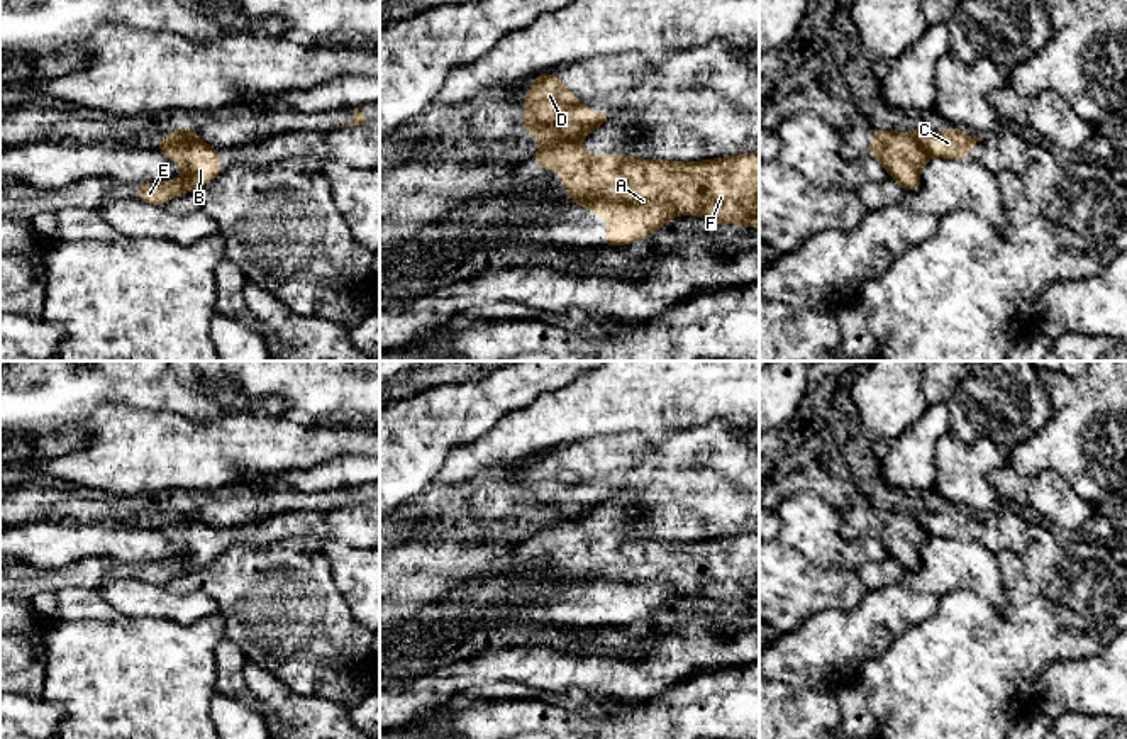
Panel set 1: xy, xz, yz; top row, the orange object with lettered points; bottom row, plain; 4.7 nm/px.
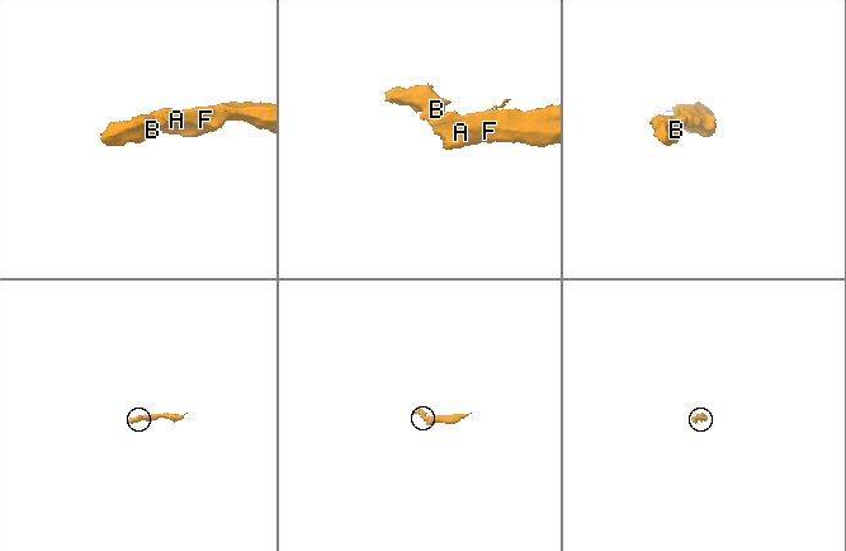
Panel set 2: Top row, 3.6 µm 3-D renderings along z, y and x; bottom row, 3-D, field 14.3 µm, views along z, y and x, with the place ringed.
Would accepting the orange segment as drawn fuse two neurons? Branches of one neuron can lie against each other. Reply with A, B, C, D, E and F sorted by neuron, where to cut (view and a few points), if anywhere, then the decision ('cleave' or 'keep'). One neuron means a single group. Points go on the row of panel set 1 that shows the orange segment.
A C F / B D E; cut in xz along (578, 141), (541, 143); cleave

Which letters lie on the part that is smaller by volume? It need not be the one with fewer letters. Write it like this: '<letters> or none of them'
B, D, E

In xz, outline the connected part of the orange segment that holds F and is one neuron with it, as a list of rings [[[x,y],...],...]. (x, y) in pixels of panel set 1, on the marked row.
[[[554,141],[541,142],[534,164],[558,171],[571,205],[608,219],[602,246],[644,239],[675,215],[759,227],[759,153],[680,163],[597,158],[576,141]]]

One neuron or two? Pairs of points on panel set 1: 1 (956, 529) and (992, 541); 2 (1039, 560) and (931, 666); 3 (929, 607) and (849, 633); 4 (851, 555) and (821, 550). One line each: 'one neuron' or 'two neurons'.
1: one neuron
2: one neuron
3: one neuron
4: one neuron

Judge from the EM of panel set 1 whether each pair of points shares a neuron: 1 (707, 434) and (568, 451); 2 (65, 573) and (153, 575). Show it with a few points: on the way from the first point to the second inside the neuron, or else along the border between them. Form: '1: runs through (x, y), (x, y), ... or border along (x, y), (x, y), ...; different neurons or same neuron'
1: runs through (673, 455), (602, 456); same neuron
2: runs through (87, 573), (131, 572); same neuron

